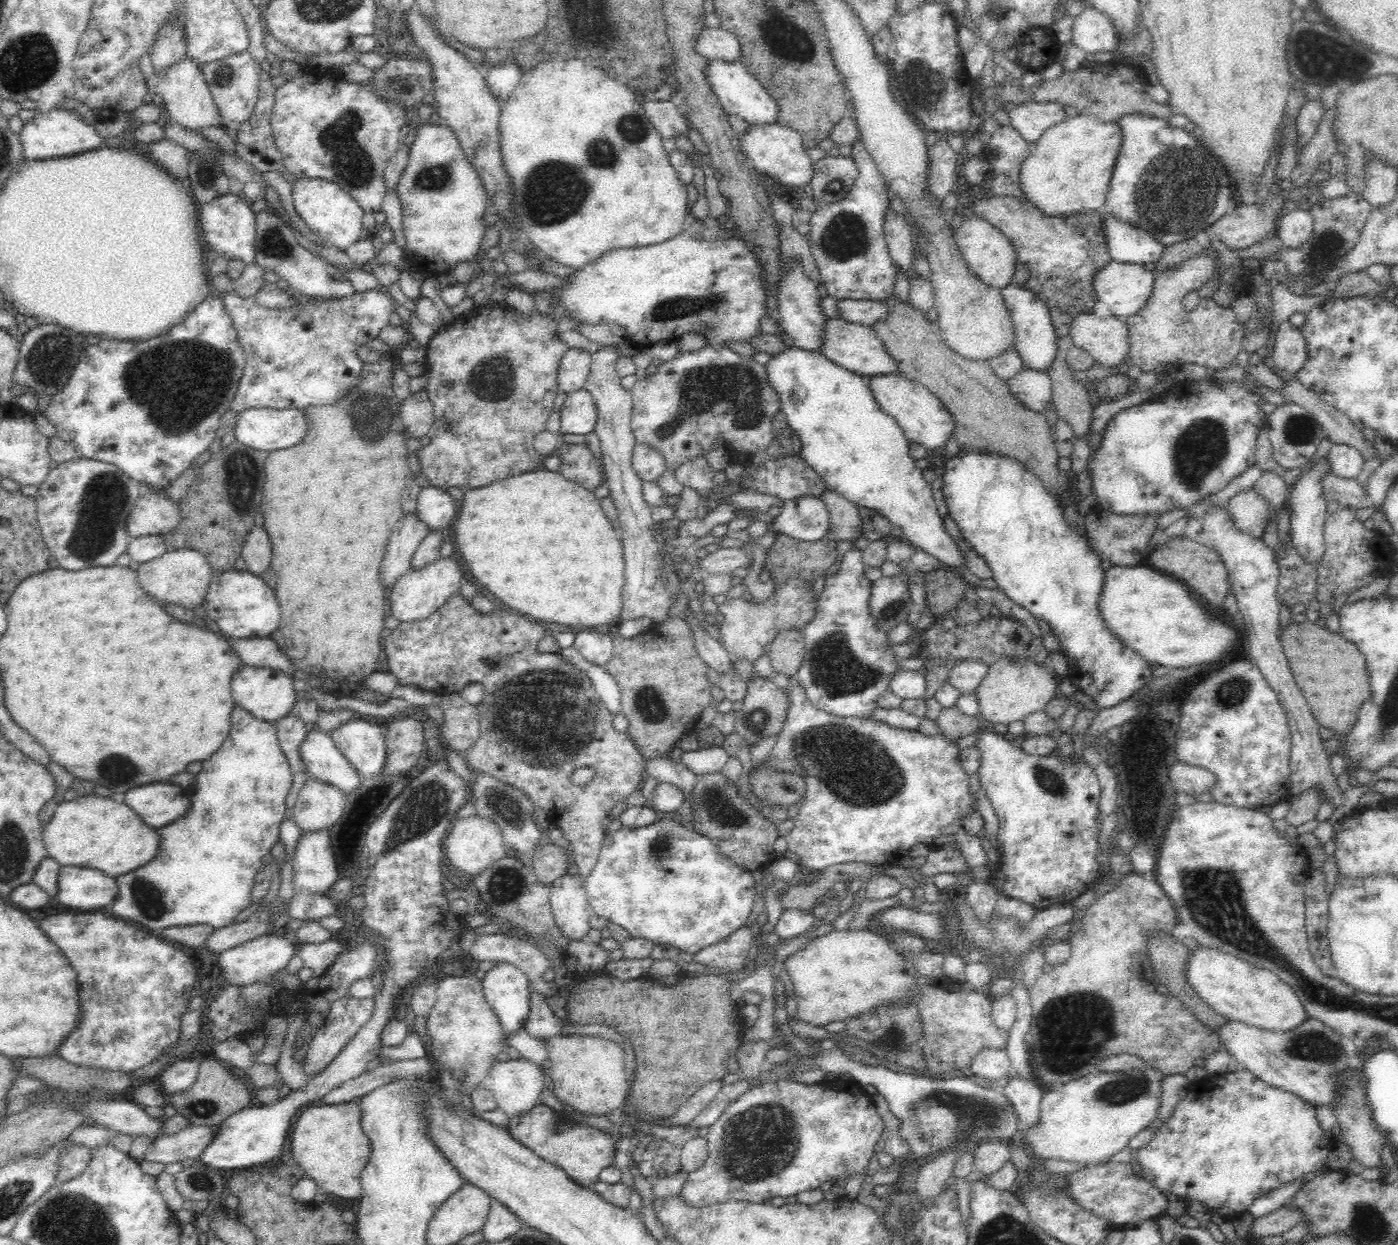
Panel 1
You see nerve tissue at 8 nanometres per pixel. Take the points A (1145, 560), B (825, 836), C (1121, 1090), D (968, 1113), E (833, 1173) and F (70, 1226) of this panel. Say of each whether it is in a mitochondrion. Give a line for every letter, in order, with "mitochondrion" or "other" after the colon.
A: other
B: other
C: mitochondrion
D: mitochondrion
E: other
F: mitochondrion

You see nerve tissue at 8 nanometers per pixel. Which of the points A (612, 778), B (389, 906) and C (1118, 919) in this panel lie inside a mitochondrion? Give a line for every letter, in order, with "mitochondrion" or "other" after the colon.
A: other
B: mitochondrion
C: other

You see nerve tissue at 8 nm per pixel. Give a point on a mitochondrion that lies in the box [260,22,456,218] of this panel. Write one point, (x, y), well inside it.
(353, 165)

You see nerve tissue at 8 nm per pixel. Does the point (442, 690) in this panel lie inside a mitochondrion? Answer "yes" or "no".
no

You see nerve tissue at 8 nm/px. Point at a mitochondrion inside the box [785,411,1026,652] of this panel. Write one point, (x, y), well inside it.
(889, 613)

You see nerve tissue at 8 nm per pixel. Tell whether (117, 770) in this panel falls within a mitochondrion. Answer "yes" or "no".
yes

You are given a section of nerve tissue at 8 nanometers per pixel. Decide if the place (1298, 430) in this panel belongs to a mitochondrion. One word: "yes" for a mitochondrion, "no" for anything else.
yes

